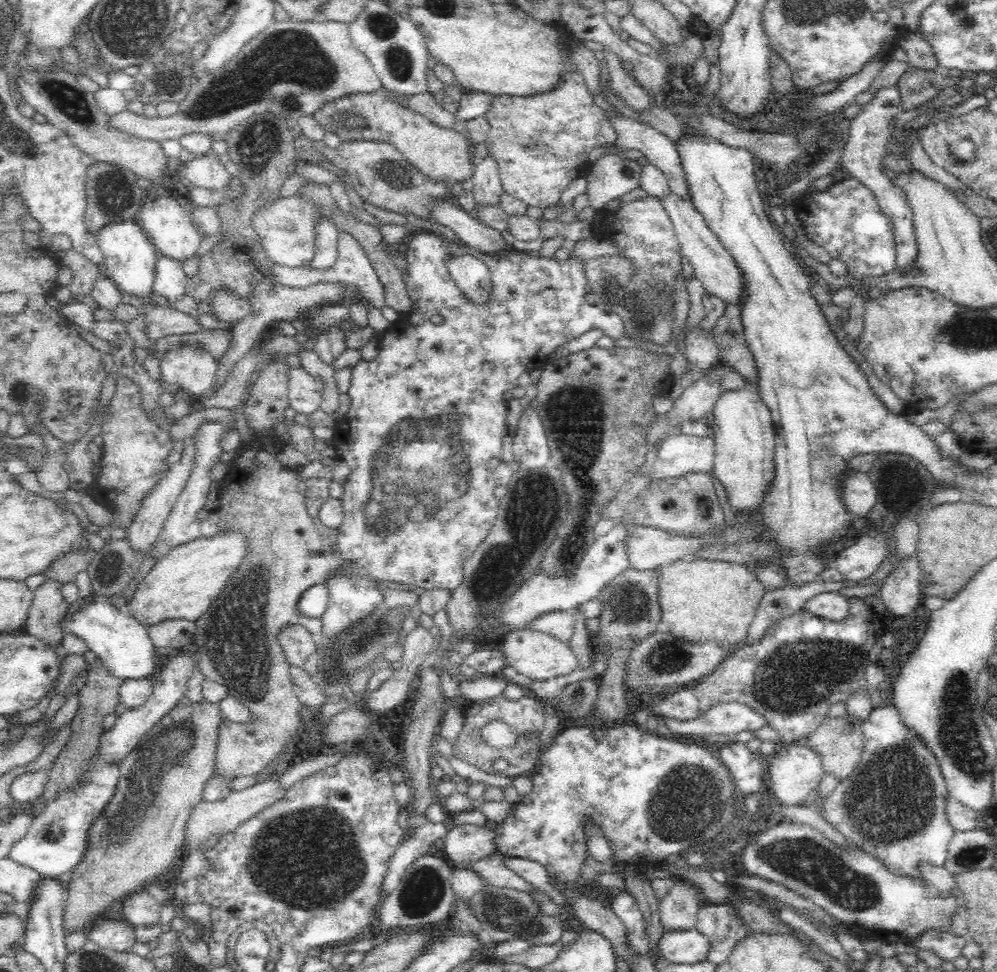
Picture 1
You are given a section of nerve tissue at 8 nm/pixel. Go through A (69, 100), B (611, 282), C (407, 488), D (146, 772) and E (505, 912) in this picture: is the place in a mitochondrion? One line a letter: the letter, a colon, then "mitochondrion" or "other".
A: mitochondrion
B: mitochondrion
C: mitochondrion
D: mitochondrion
E: mitochondrion

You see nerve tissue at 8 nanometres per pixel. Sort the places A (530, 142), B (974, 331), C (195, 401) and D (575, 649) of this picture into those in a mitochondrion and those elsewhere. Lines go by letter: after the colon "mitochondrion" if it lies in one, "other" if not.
A: mitochondrion
B: mitochondrion
C: other
D: other

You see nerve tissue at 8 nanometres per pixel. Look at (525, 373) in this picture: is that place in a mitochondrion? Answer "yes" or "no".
no

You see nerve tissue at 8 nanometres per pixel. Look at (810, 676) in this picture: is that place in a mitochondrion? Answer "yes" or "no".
yes

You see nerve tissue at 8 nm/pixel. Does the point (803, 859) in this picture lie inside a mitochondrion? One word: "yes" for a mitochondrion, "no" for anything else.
yes

